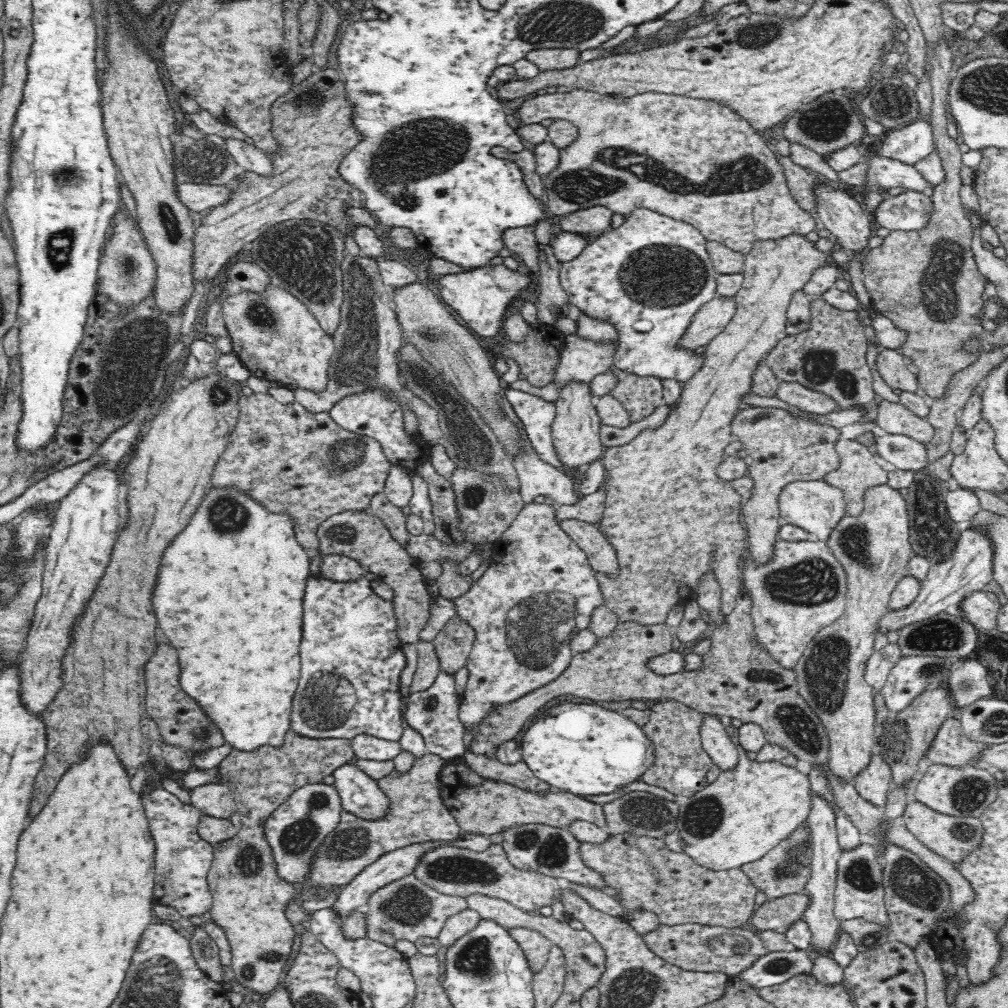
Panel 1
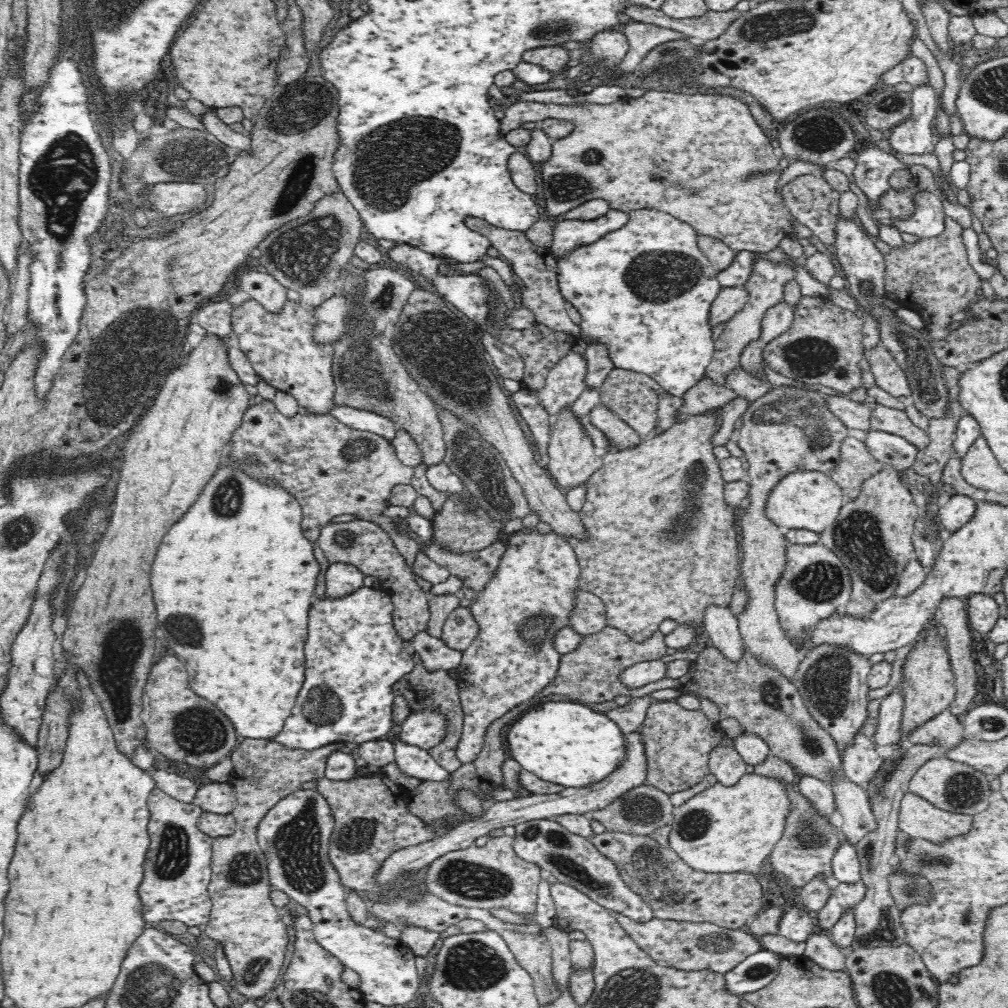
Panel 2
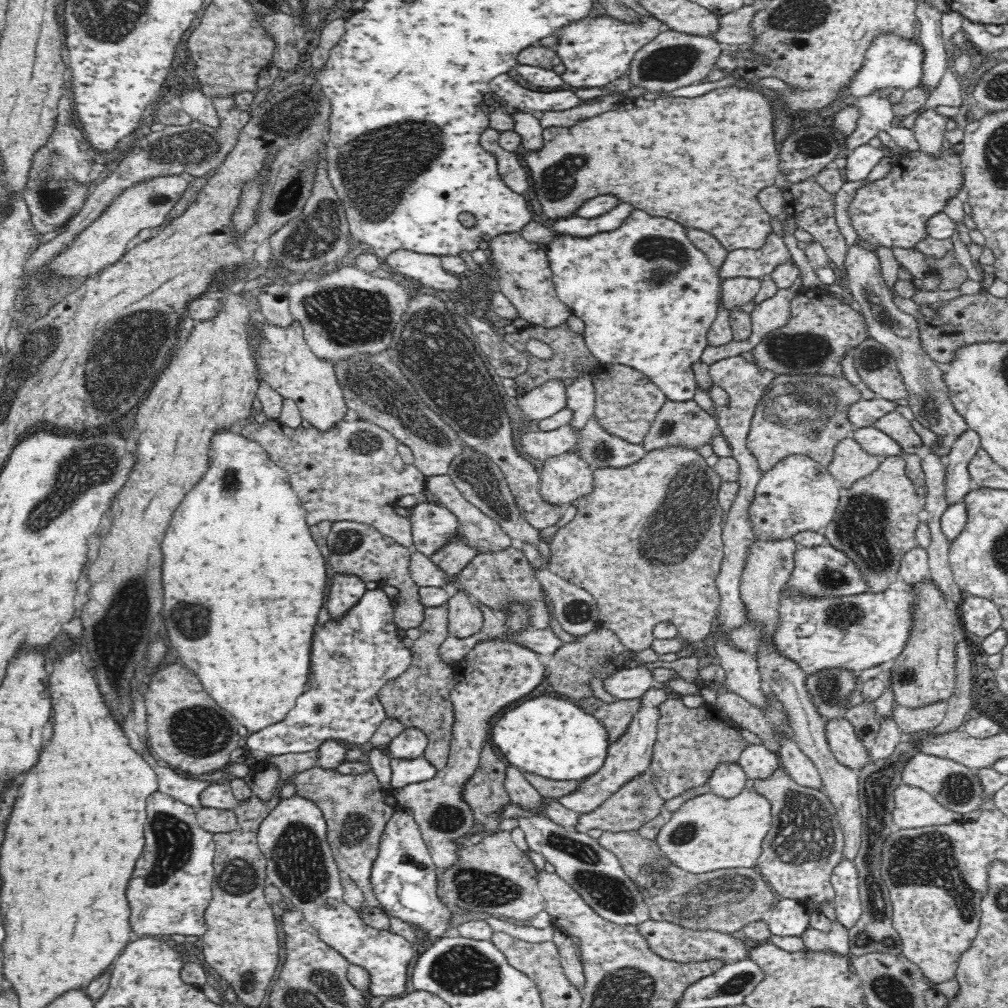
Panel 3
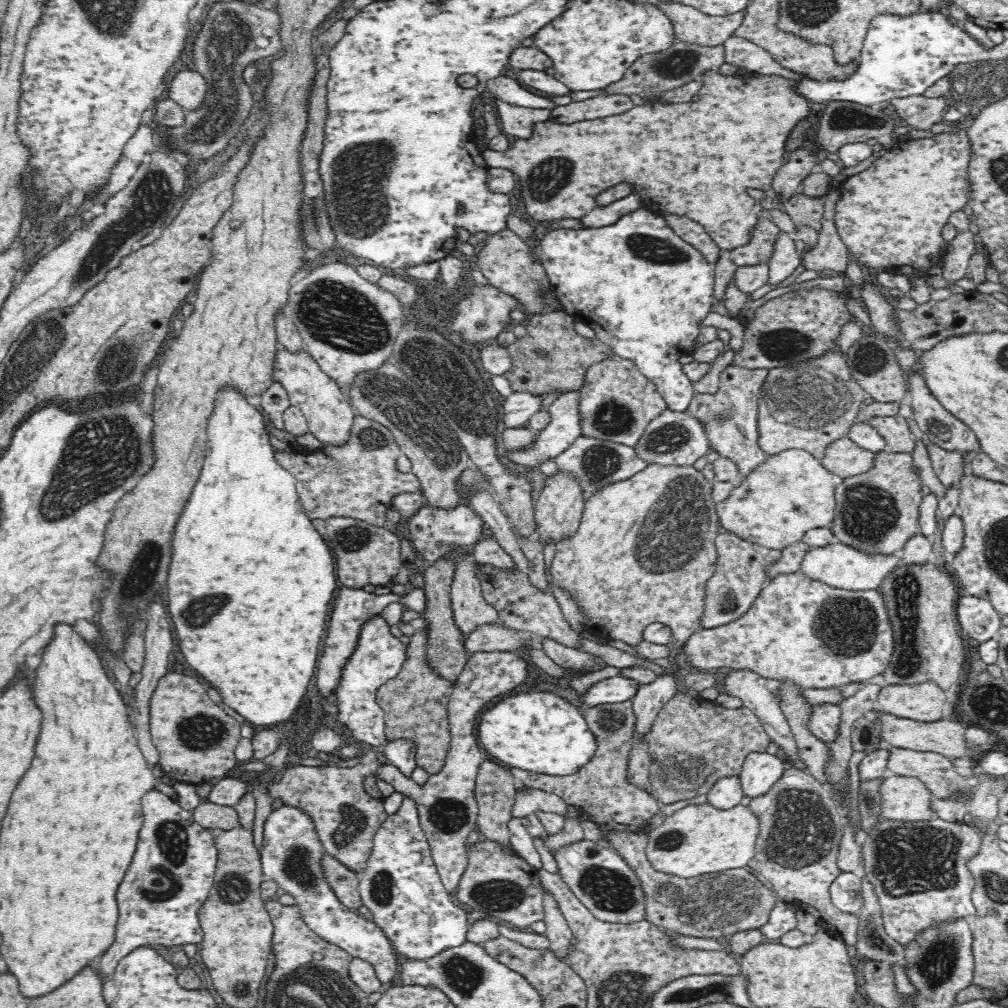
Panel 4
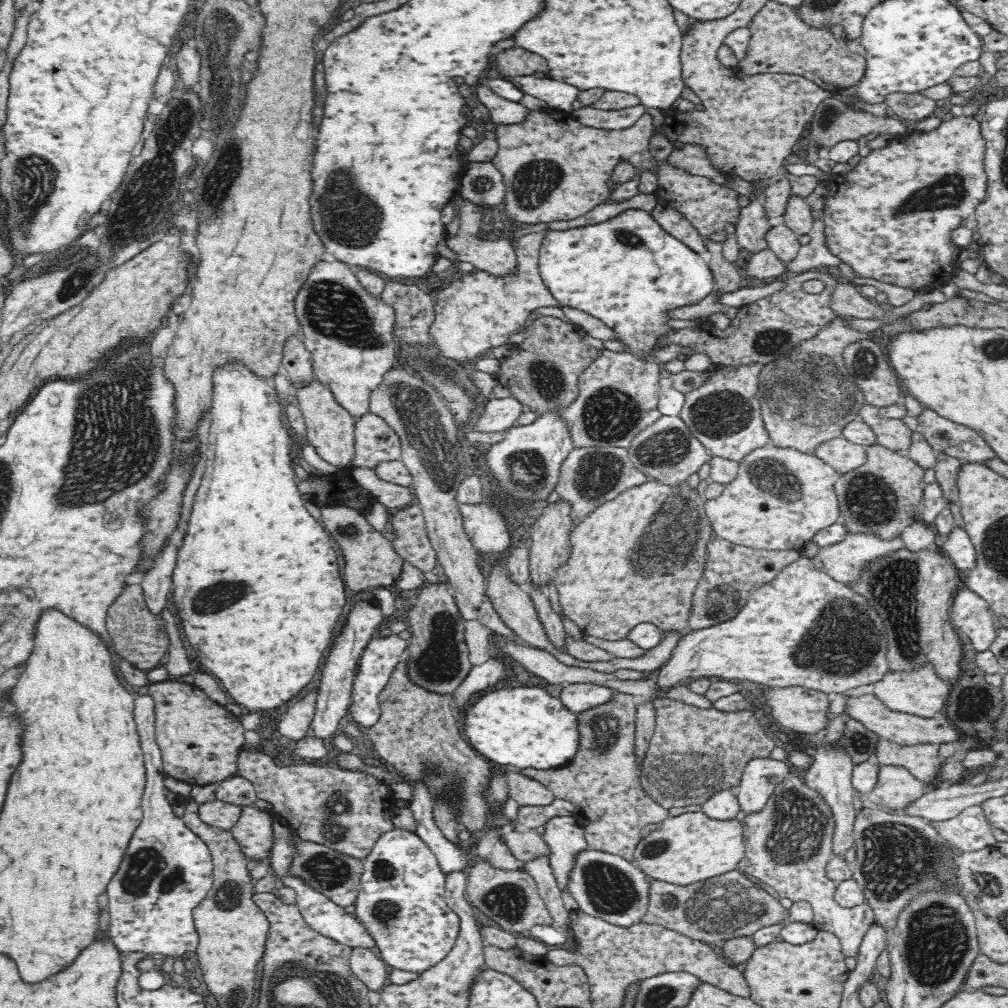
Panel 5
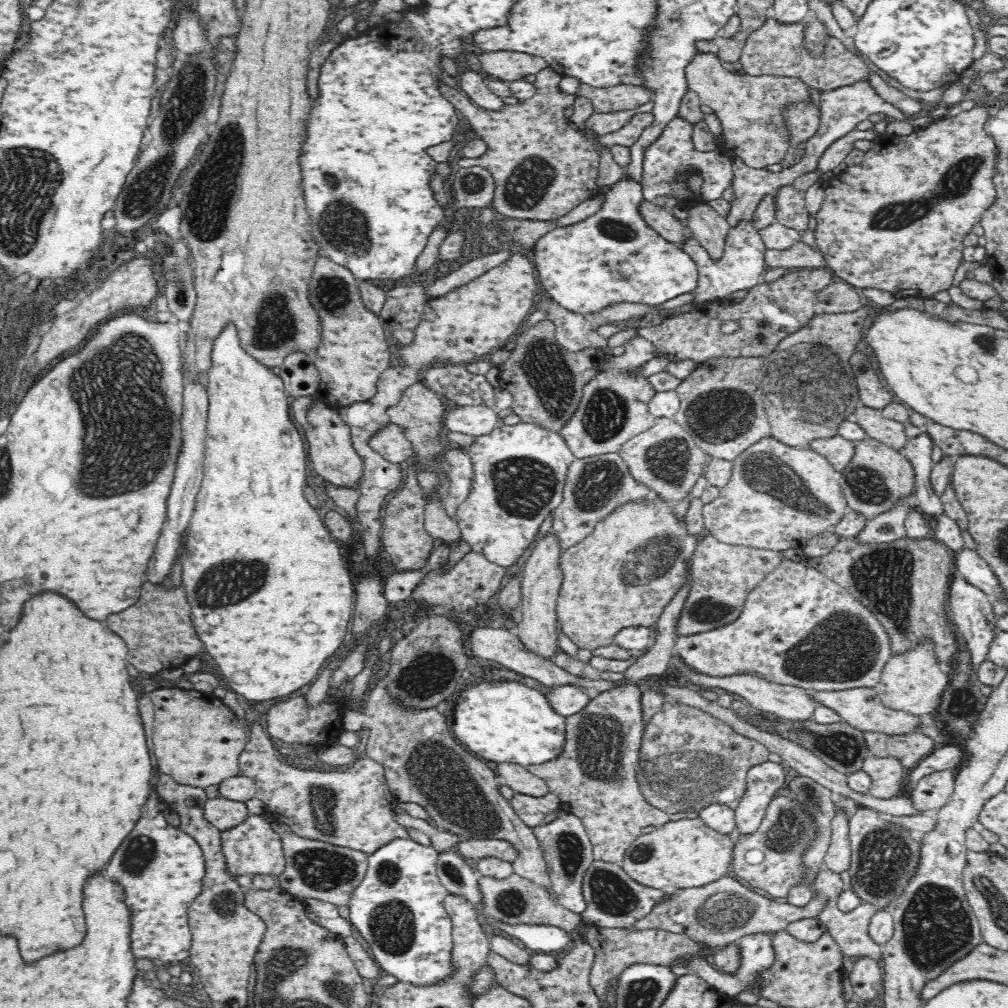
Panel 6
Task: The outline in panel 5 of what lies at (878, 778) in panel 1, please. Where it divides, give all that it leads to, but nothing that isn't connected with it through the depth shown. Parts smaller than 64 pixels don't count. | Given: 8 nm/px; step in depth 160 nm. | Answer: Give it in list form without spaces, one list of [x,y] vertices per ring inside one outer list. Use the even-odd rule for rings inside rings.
[[[766,687],[761,697],[772,709],[769,715],[792,733],[816,734],[827,728],[829,696],[826,693],[796,687]]]

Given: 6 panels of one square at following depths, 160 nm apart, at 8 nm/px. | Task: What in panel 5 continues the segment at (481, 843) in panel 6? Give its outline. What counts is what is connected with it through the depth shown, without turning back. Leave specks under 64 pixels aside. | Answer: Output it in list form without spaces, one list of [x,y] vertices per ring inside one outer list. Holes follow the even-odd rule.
[[[501,830],[498,837],[506,843],[506,847],[516,859],[526,862],[532,860],[540,854],[548,856],[546,841],[542,836],[532,834],[532,832],[522,833],[515,830]]]

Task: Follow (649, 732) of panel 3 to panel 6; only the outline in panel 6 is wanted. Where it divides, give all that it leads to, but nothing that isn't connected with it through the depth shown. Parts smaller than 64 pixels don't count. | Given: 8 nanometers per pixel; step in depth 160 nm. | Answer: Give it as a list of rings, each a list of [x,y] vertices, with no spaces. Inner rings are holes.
[[[782,560],[780,564],[761,580],[760,584],[749,592],[741,615],[733,624],[728,624],[724,628],[711,630],[710,632],[702,632],[698,635],[679,636],[675,641],[675,654],[682,659],[682,663],[690,669],[706,674],[709,676],[733,676],[750,674],[769,680],[776,684],[791,685],[802,688],[809,692],[814,691],[844,691],[850,688],[874,688],[875,684],[880,680],[881,674],[889,659],[894,656],[892,653],[892,644],[890,636],[882,627],[881,622],[866,608],[860,601],[856,600],[850,592],[842,585],[828,578],[818,569],[806,566],[805,561]]]

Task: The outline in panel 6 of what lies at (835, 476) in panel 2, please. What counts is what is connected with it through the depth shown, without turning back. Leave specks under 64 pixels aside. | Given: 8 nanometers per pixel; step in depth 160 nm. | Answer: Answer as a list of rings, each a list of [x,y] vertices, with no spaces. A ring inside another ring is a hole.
[[[838,434],[825,439],[812,440],[808,448],[825,456],[837,472],[844,470],[854,456],[855,442]]]

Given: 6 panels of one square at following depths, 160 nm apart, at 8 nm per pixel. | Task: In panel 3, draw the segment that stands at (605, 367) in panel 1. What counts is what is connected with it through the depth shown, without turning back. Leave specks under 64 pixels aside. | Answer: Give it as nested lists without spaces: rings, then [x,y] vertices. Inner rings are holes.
[[[550,379],[532,390],[516,396],[522,418],[537,422],[566,409],[566,389],[562,380]]]

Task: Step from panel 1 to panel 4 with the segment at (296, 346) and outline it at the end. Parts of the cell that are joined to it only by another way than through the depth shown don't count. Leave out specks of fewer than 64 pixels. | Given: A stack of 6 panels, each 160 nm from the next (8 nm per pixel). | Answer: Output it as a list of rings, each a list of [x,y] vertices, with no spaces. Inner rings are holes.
[[[279,347],[275,358],[273,377],[284,385],[291,404],[302,411],[307,420],[310,434],[314,435],[326,447],[328,445],[341,447],[348,442],[356,411],[350,398],[342,393],[342,389],[336,384],[336,381],[326,375],[306,351],[290,353]]]

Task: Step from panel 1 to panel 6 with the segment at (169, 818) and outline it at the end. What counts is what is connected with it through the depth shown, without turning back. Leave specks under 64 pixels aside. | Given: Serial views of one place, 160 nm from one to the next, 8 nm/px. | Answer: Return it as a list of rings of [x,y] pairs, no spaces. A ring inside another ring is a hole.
[[[196,379],[196,382],[188,382],[186,388],[184,388],[184,412],[182,412],[184,444],[182,444],[182,452],[178,456],[176,476],[174,476],[172,492],[170,492],[170,498],[168,498],[168,516],[166,516],[166,522],[162,526],[162,534],[160,534],[154,558],[150,560],[150,568],[148,568],[148,580],[150,582],[162,582],[170,574],[170,568],[172,568],[172,563],[176,558],[176,550],[180,546],[182,532],[192,518],[196,494],[198,494],[202,478],[204,478],[204,440],[206,440],[208,406],[206,385],[202,385],[198,379]],[[152,793],[148,804],[144,804],[142,808],[142,816],[136,828],[128,834],[128,838],[110,858],[110,864],[104,872],[104,876],[118,880],[125,888],[125,903],[131,910],[132,917],[130,938],[134,956],[137,959],[148,958],[161,965],[177,964],[189,956],[192,935],[187,908],[202,892],[202,880],[206,872],[205,858],[200,845],[179,827],[167,823],[164,815],[167,809],[166,804]]]

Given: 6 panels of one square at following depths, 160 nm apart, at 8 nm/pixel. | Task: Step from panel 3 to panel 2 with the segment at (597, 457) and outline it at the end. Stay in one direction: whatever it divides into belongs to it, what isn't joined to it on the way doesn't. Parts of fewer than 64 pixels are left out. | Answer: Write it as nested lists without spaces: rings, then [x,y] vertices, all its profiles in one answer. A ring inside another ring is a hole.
[[[599,404],[589,412],[587,422],[598,428],[608,439],[608,451],[623,451],[626,449],[633,449],[637,447],[642,437],[636,435],[630,429],[628,424],[619,420],[614,413],[608,411],[608,408]]]

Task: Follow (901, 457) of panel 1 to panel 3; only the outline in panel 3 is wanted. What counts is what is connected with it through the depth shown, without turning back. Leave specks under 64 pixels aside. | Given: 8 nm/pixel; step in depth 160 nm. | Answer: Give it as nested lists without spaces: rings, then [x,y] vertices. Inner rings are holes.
[[[873,426],[854,429],[853,439],[872,456],[903,456],[900,445],[887,434]]]

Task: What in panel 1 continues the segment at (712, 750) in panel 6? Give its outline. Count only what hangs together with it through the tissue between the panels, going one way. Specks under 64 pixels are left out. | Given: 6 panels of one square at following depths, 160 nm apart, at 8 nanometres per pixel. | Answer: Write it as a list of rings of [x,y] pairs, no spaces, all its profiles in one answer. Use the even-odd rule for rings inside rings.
[[[661,700],[649,712],[642,731],[650,740],[654,761],[640,780],[665,788],[677,797],[692,796],[707,785],[707,773],[714,766],[701,741],[704,714],[674,700]]]

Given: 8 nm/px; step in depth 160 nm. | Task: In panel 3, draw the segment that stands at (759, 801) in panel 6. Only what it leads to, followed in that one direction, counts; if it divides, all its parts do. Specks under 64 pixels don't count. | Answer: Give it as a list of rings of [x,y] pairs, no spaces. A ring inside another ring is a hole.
[[[750,744],[741,752],[739,766],[753,782],[770,780],[772,774],[782,767],[775,752],[758,744]]]

